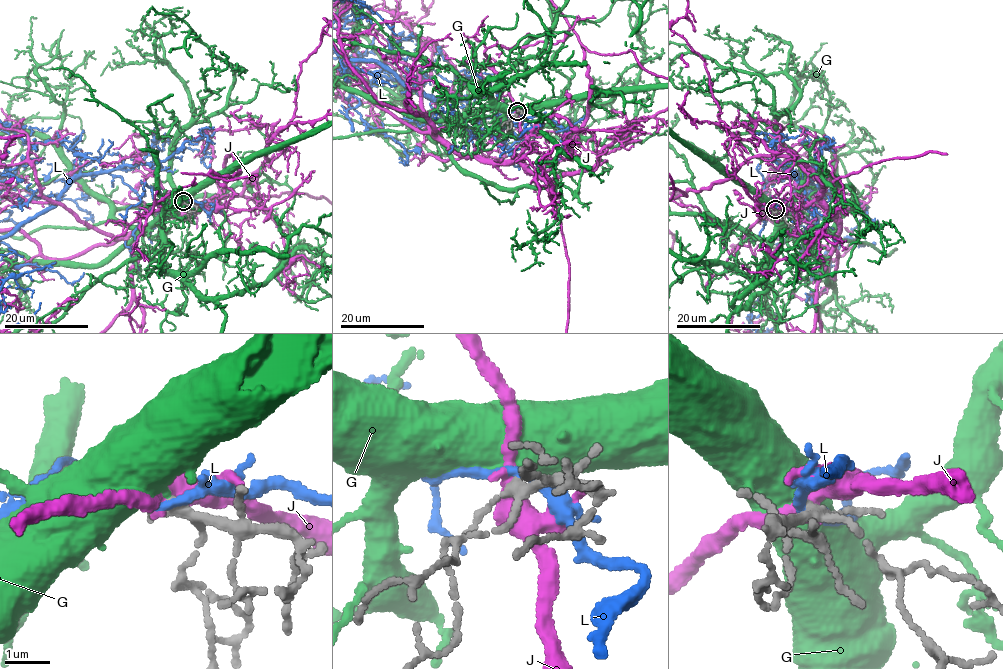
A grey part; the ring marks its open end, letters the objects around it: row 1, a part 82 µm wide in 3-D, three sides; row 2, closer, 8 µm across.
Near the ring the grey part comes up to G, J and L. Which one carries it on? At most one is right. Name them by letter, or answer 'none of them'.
G

